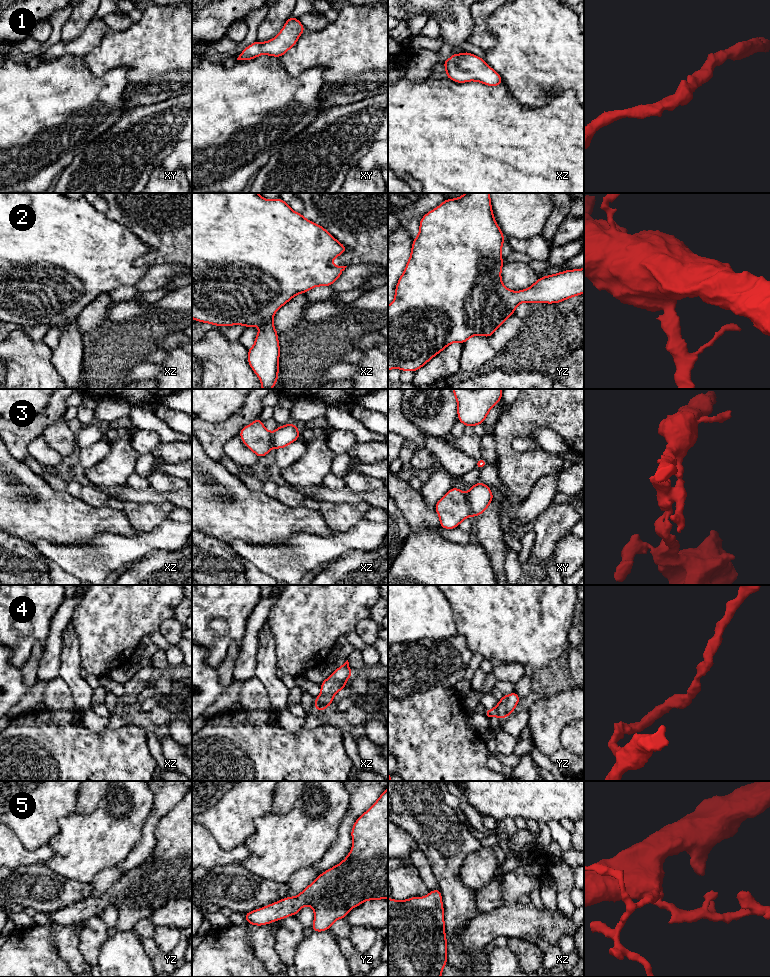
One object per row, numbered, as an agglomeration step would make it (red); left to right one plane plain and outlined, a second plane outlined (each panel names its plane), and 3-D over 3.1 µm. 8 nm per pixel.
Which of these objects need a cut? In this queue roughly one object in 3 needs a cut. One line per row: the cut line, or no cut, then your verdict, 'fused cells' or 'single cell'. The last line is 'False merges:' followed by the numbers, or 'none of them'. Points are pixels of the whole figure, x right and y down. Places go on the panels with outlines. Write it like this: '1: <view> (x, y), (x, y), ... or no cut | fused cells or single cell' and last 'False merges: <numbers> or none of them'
1: no cut | single cell
2: no cut | single cell
3: xy (466, 494), (472, 514) | fused cells
4: no cut | single cell
5: no cut | single cell
False merges: 3

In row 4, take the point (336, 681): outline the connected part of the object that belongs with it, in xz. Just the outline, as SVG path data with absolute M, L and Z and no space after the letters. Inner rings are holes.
M348 660L337 668L325 681L320 683L321 694L315 697L314 707L316 711L325 710L332 705L333 696L347 686L346 680L352 676Z

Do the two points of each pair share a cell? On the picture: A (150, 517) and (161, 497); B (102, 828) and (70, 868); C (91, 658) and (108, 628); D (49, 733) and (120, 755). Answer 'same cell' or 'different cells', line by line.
A: different cells
B: same cell
C: same cell
D: same cell

